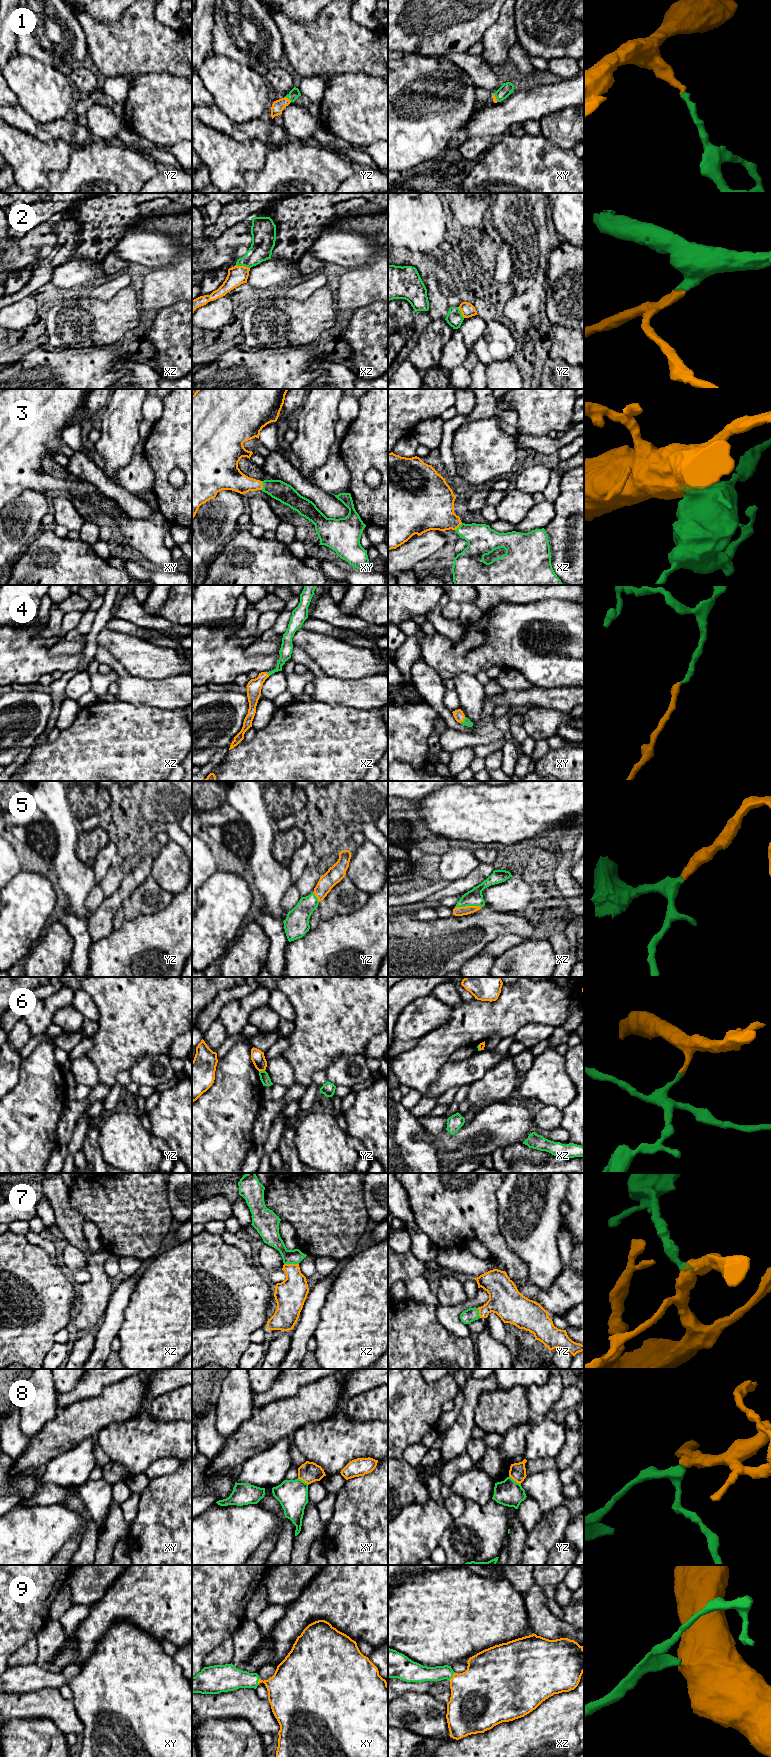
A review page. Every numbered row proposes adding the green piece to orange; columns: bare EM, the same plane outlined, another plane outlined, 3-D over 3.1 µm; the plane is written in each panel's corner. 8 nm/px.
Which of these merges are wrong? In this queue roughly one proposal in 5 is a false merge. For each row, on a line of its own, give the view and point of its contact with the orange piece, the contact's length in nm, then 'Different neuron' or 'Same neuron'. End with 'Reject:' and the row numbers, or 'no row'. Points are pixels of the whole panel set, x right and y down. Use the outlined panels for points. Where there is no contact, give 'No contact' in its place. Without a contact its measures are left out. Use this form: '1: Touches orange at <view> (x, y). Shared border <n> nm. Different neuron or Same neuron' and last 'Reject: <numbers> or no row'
1: Touches orange at yz (287, 98). Shared border 70 nm. Same neuron
2: Touches orange at xz (243, 266). Shared border 120 nm. Same neuron
3: Touches orange at xy (262, 485). Shared border 70 nm. Same neuron
4: Touches orange at xy (463, 720). Shared border 70 nm. Same neuron
5: Touches orange at xz (468, 906). Shared border 220 nm. Same neuron
6: Touches orange at yz (261, 1070). Shared border 50 nm. Different neuron
7: Touches orange at xz (291, 1264). Shared border 120 nm. Same neuron
8: Touches orange at yz (515, 1480). Shared border 120 nm. Different neuron
9: Touches orange at xz (453, 1676). Shared border 80 nm. Same neuron
Reject: 6, 8

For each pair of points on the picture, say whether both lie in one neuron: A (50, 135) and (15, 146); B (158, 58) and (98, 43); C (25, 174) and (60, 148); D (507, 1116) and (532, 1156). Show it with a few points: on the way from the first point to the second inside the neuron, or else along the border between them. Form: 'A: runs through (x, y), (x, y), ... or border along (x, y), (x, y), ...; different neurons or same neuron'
A: border along (17, 128), (41, 140), (62, 139); different neurons
B: runs through (143, 47), (113, 46); same neuron
C: runs through (34, 165), (42, 157), (51, 155); same neuron
D: border along (522, 1142), (510, 1144), (504, 1148); different neurons

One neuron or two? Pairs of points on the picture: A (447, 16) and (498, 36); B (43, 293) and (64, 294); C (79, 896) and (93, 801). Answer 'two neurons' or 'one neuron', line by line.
A: two neurons
B: one neuron
C: two neurons

